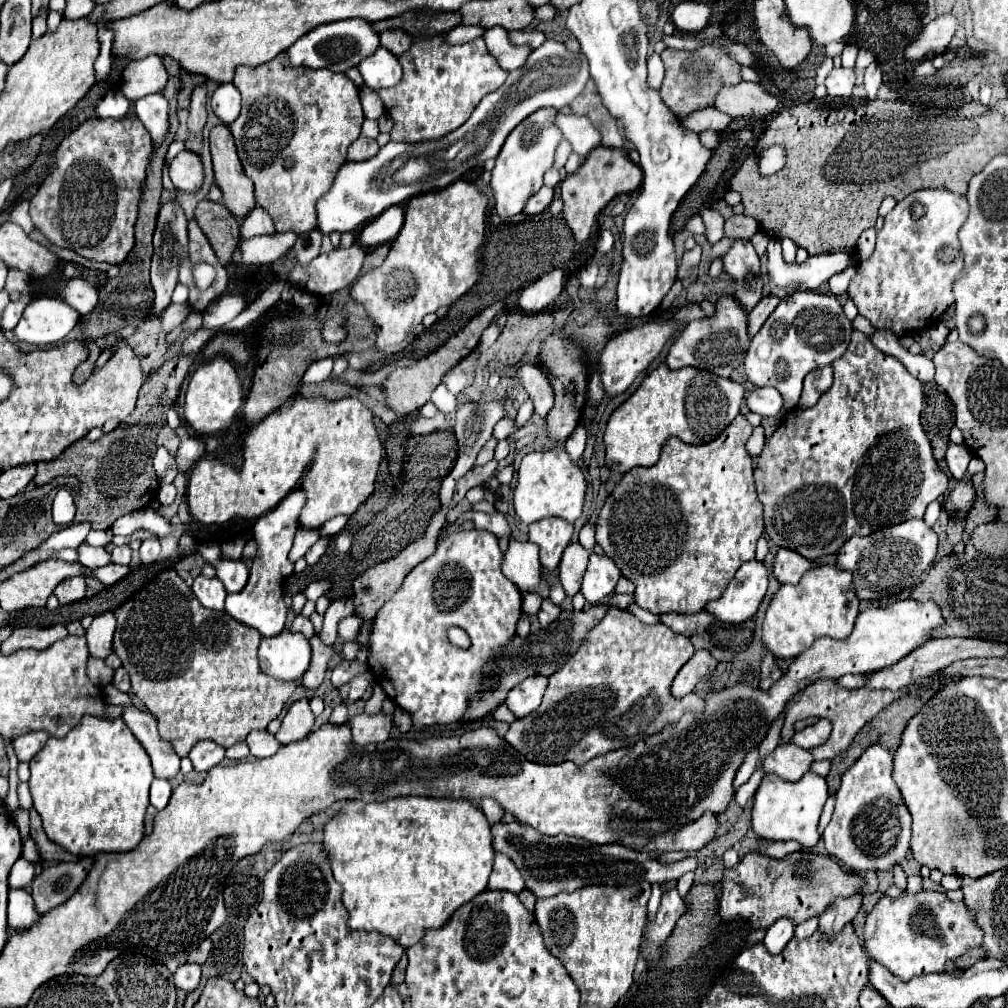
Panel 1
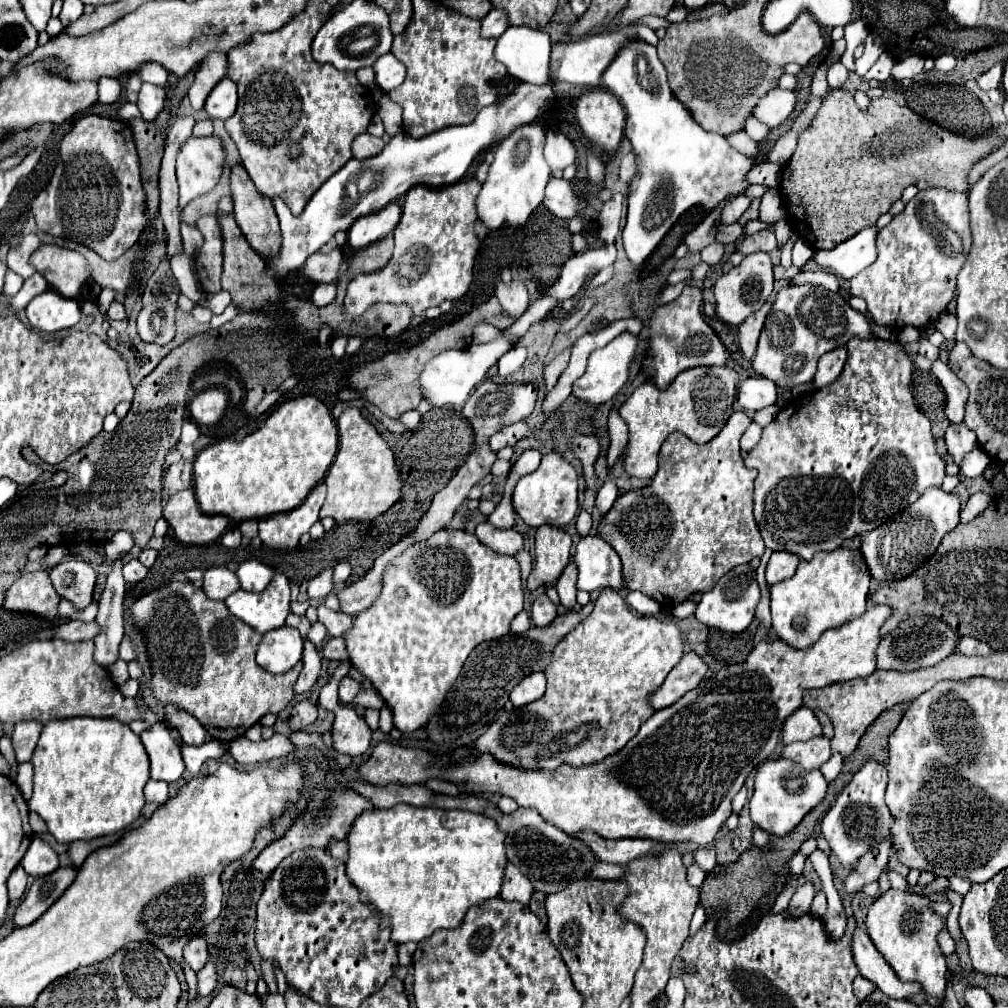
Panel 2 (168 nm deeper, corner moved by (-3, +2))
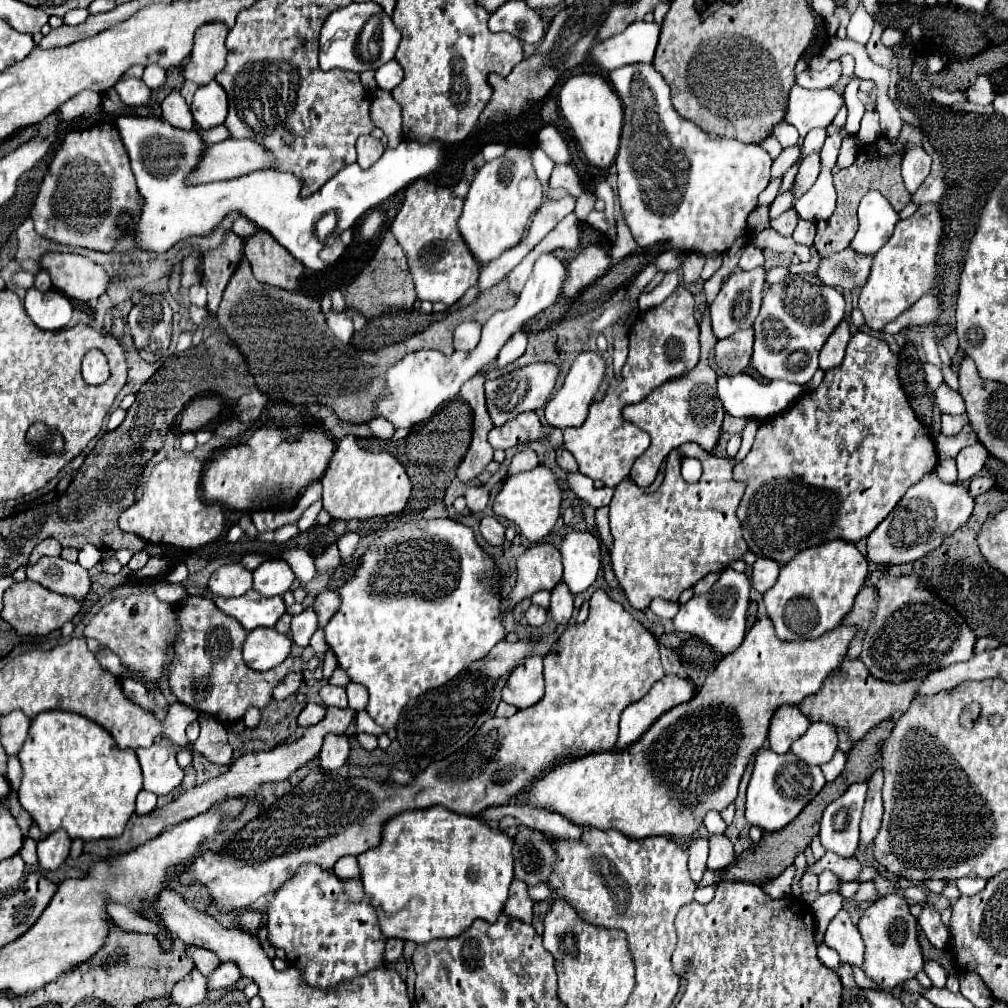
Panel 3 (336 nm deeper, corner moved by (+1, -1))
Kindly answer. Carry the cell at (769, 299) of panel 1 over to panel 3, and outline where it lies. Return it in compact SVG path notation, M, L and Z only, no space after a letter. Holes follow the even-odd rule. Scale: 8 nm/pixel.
M738 330L734 336L728 336L724 340L716 342L714 356L718 366L724 374L740 374L752 358L752 342L754 342L754 330Z

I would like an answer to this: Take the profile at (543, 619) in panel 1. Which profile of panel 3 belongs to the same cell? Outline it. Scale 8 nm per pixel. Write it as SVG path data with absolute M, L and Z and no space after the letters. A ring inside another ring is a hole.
M532 604L528 610L526 610L526 620L530 626L542 626L544 620L546 620L546 610L542 606L536 606Z

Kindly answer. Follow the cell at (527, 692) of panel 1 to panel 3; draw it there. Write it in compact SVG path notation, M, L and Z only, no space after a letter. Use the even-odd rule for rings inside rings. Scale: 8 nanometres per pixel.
M534 654L524 660L514 672L510 672L504 688L502 700L514 704L516 708L534 706L544 696L544 676L542 676L542 656Z

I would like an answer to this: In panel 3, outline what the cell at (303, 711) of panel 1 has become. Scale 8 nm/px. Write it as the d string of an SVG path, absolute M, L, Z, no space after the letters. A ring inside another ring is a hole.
M306 704L306 708L300 712L296 722L298 722L298 726L308 728L308 726L318 724L322 718L324 718L324 706L320 706L320 704Z

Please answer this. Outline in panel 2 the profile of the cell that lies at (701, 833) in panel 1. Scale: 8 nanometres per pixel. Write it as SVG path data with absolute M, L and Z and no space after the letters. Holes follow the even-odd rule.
M570 833L570 837L586 841L586 845L590 845L590 851L596 853L596 857L602 863L620 863L620 865L626 865L626 861L632 861L632 859L638 859L640 855L652 851L652 847L656 847L656 849L664 847L658 841L604 839L604 837L598 837L598 833Z

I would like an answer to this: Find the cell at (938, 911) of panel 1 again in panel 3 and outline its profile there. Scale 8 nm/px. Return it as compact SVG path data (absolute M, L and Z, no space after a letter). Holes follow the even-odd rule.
M886 894L880 900L872 902L860 922L860 934L866 944L864 972L878 982L882 990L892 990L908 978L916 978L924 970L924 956L918 942L918 920L910 914L910 904L898 894Z

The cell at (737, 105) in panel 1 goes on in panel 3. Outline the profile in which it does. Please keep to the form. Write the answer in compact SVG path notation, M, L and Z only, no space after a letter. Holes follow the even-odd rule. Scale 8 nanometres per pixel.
M800 86L790 88L784 122L794 124L804 138L812 128L828 126L842 106L842 94L826 90L806 90Z

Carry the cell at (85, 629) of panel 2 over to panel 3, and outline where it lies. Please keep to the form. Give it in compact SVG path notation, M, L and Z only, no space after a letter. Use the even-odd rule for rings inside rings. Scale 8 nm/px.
M140 594L118 598L106 604L84 628L84 638L94 638L102 646L110 648L114 654L120 656L122 664L128 666L132 672L140 672L150 680L158 682L162 676L162 666L166 662L164 652L166 644L172 644L178 634L176 624L176 610L178 606L160 602L154 594Z

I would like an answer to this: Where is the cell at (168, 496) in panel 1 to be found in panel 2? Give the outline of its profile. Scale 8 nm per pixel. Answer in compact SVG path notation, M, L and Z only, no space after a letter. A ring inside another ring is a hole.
M192 487L176 491L164 503L162 517L172 527L176 539L186 545L214 543L228 527L228 517L206 515L200 511Z

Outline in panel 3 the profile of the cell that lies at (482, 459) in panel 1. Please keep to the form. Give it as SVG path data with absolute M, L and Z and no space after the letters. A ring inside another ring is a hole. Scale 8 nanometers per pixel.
M524 412L524 414L518 414L516 418L512 418L510 422L506 422L504 426L492 428L488 434L488 442L492 444L492 448L508 450L512 446L532 442L532 440L538 440L542 436L548 436L548 440L554 448L562 444L562 432L560 430L546 432L542 428L536 412Z

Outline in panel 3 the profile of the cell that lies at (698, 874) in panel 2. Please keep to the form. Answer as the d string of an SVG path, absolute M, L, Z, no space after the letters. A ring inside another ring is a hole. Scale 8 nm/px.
M696 836L688 848L688 870L694 884L700 884L706 872L706 858L708 858L708 840Z

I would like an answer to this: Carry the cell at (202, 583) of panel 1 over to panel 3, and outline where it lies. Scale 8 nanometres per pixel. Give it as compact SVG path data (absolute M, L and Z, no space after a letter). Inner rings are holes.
M228 564L218 568L208 582L208 590L212 596L224 596L224 598L232 598L232 596L242 596L252 588L252 580L250 580L250 570L242 568L240 564Z

